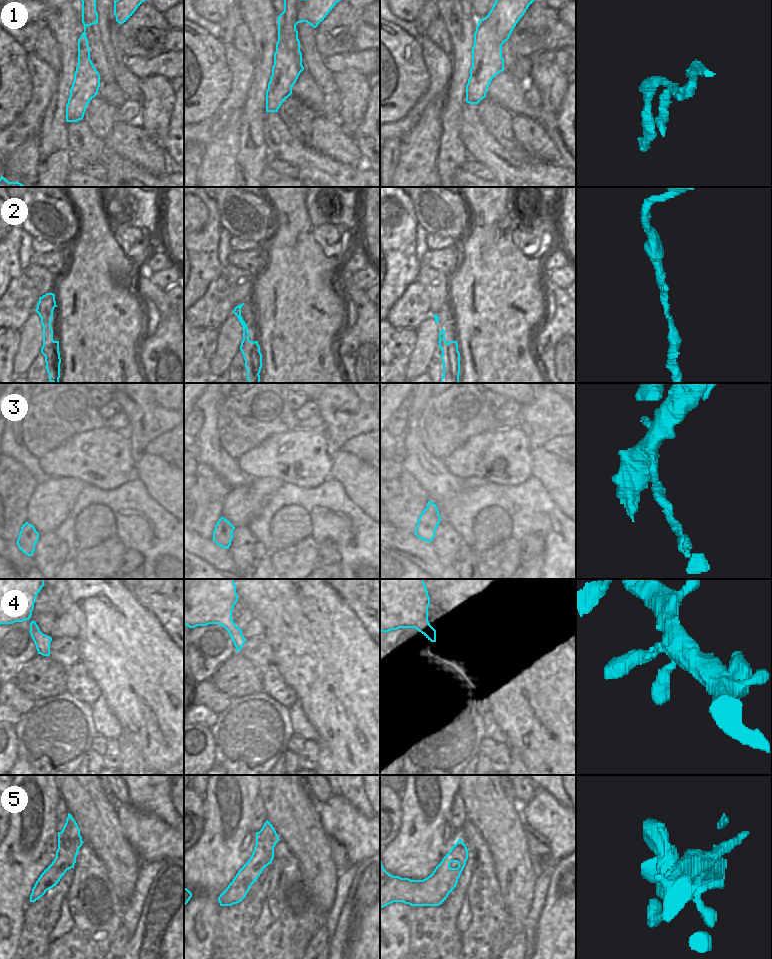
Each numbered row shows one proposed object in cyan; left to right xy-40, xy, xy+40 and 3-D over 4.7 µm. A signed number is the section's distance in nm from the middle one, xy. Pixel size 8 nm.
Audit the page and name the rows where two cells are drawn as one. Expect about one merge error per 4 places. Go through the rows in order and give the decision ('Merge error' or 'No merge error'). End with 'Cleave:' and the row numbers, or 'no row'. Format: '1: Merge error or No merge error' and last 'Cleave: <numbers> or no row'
1: Merge error
2: No merge error
3: Merge error
4: No merge error
5: No merge error
Cleave: 1, 3

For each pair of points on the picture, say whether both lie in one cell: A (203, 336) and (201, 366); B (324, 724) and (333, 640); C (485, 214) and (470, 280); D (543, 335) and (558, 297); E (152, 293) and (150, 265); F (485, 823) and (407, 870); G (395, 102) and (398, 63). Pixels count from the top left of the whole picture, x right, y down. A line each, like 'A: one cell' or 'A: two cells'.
A: one cell
B: one cell
C: one cell
D: one cell
E: two cells
F: two cells
G: one cell

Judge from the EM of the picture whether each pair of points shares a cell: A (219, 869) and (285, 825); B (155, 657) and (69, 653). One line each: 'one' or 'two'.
A: two
B: two

